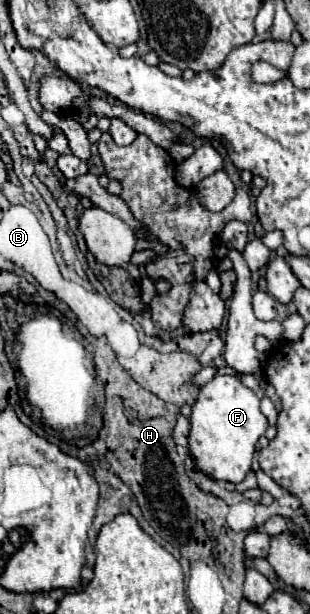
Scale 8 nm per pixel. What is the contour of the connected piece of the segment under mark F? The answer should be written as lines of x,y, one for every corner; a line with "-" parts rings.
216,374
206,386
200,388
200,394
192,406
190,416
190,434
188,448
194,460
194,470
206,474
212,480
238,484
252,468
254,444
264,434
268,426
266,416
260,412
260,398
240,384
236,376

